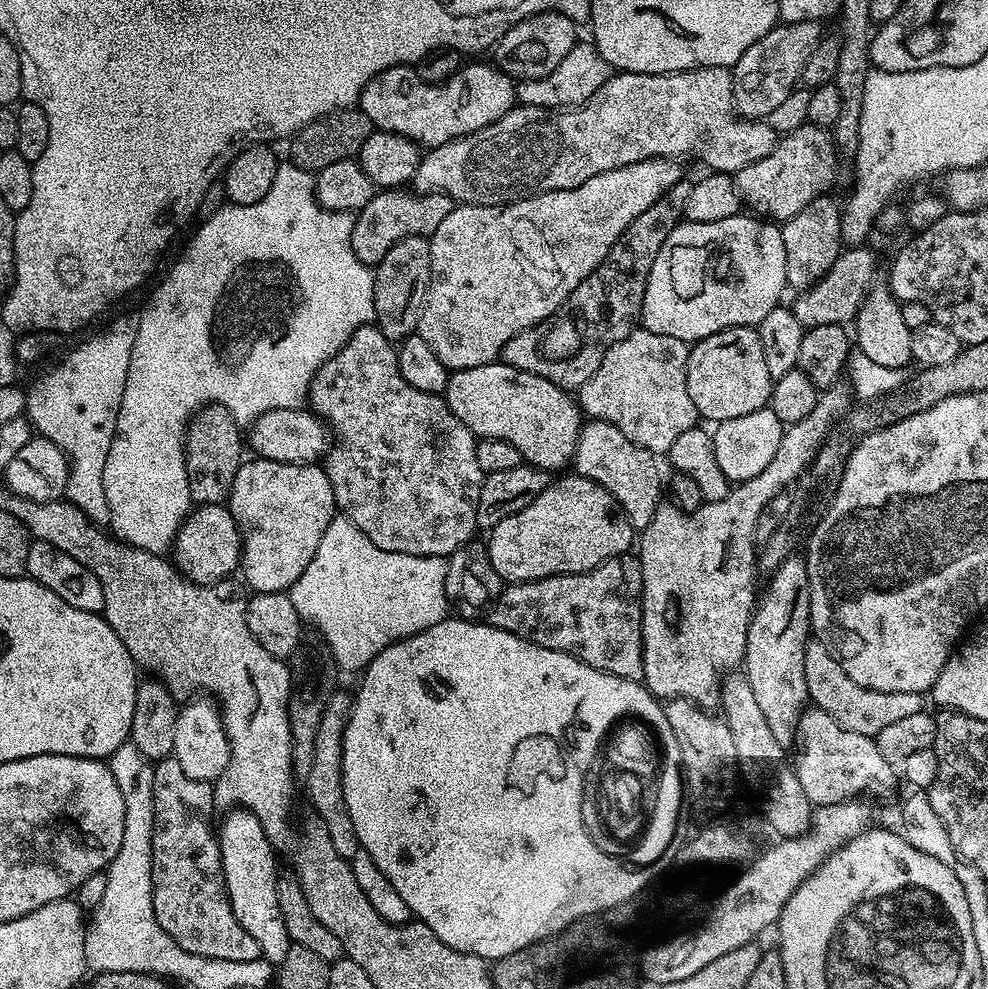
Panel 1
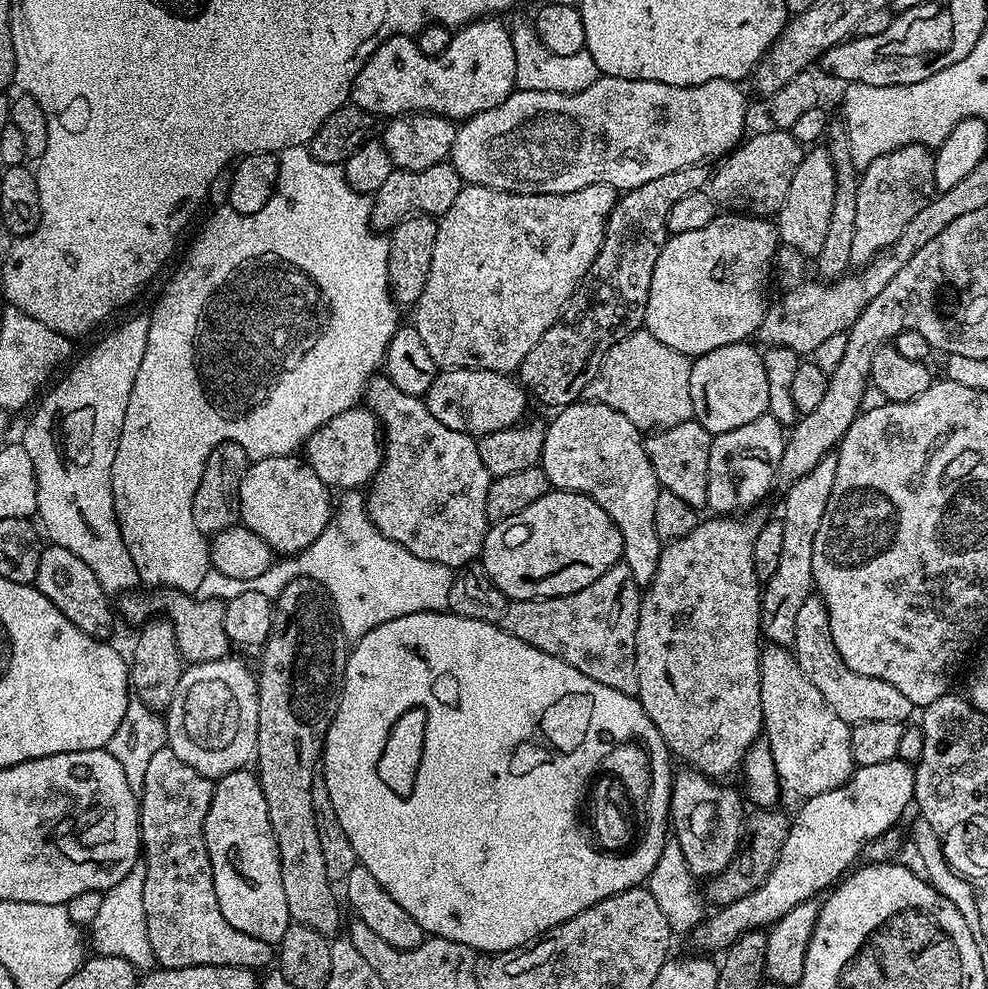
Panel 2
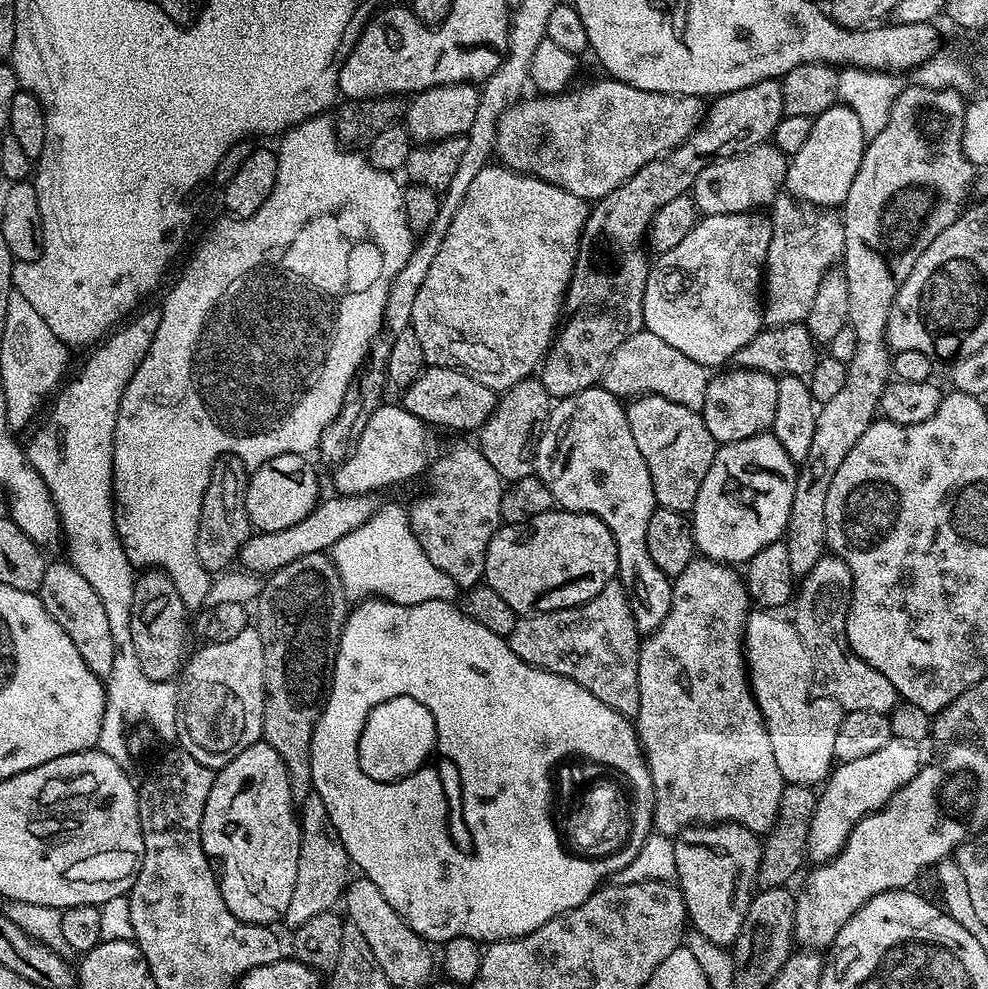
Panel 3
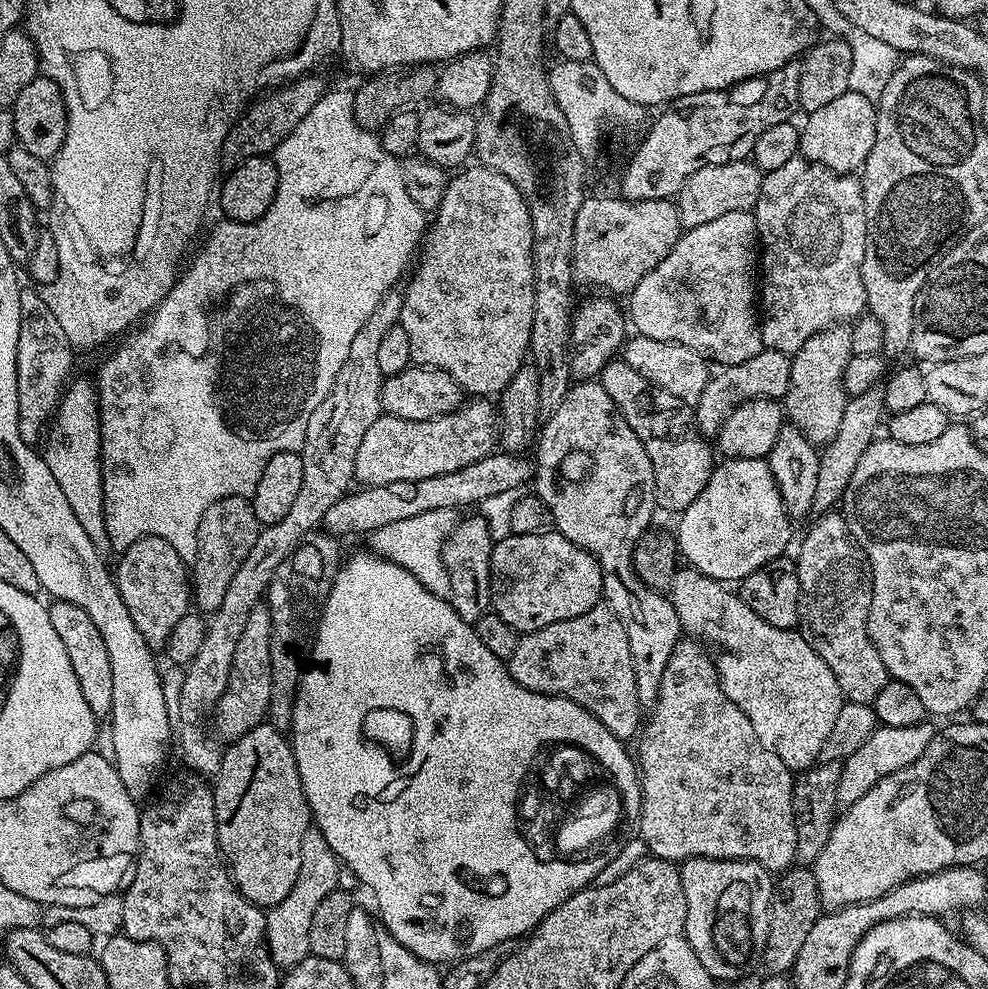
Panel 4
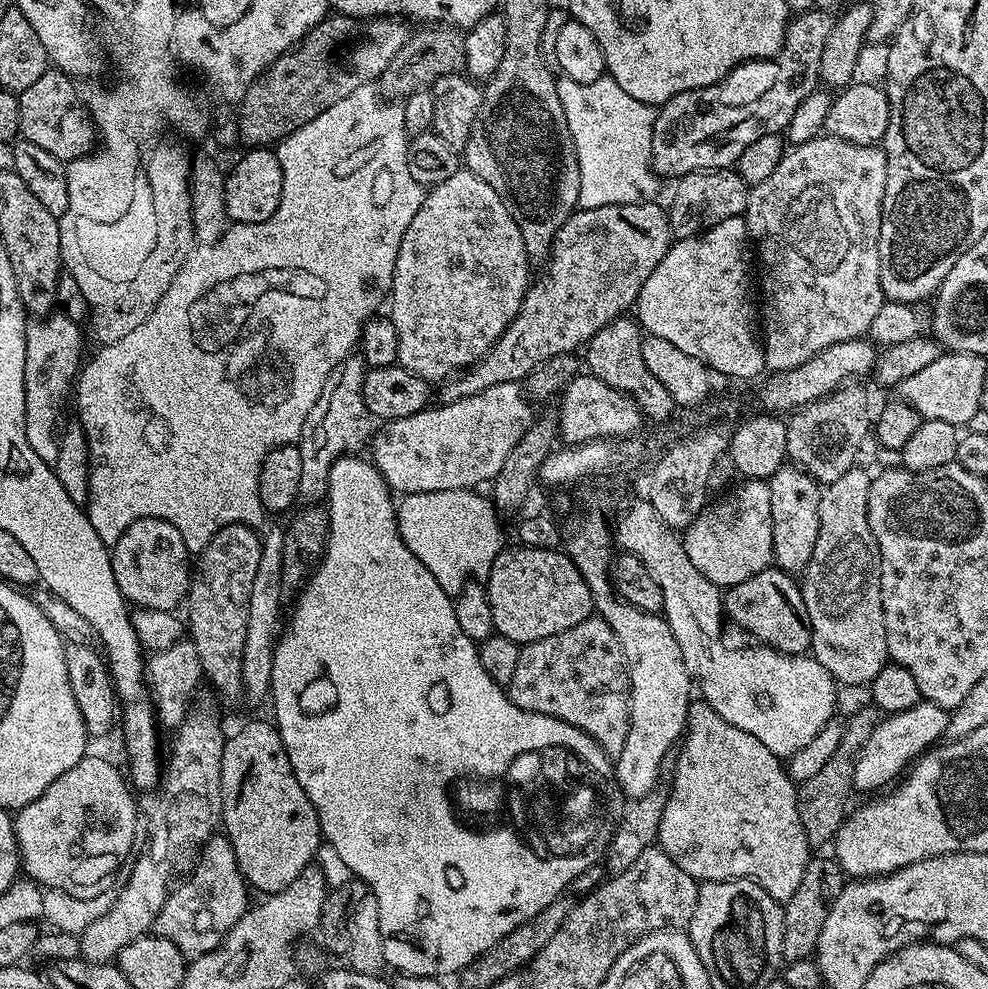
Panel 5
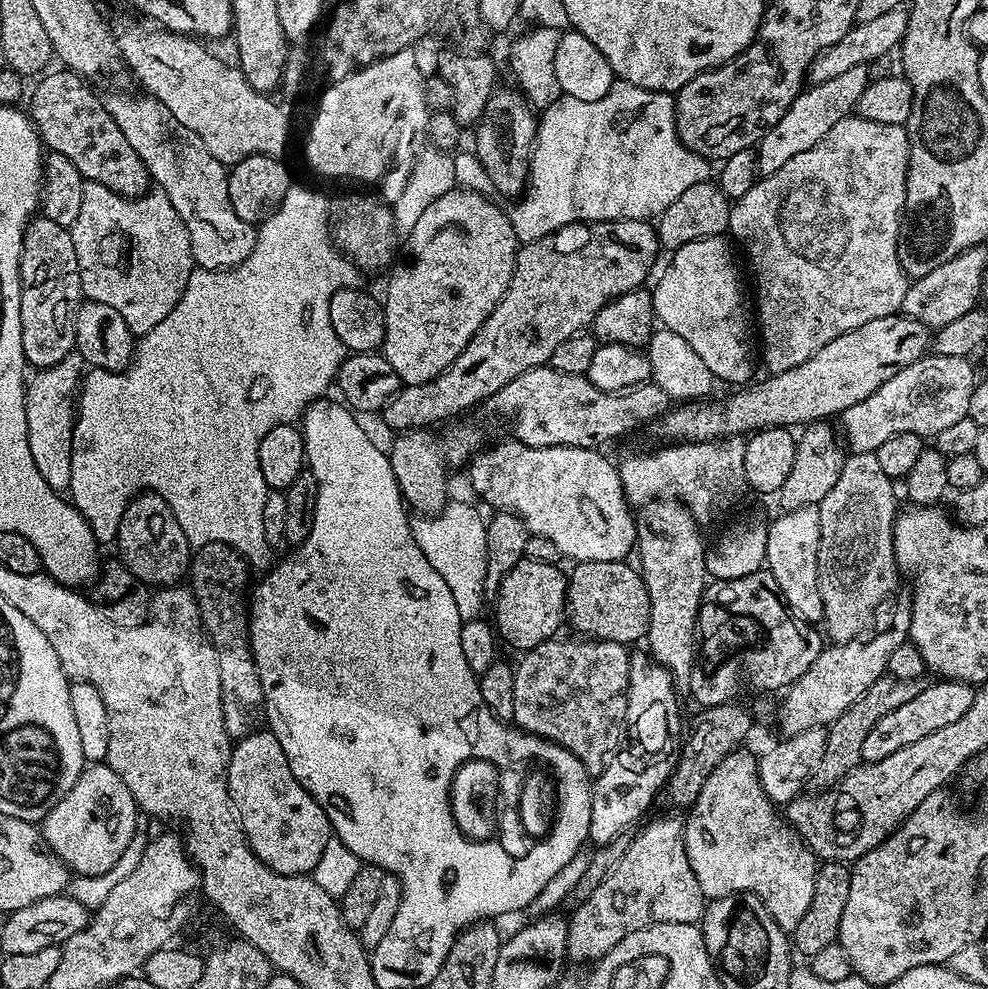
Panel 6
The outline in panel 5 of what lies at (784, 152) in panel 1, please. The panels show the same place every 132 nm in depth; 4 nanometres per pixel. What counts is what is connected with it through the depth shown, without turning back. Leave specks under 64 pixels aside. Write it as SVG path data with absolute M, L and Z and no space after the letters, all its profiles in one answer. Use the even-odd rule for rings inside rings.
M718 168L691 172L675 181L672 205L667 205L668 225L676 240L699 236L705 228L712 228L726 218L743 216L748 205L750 185L732 168Z

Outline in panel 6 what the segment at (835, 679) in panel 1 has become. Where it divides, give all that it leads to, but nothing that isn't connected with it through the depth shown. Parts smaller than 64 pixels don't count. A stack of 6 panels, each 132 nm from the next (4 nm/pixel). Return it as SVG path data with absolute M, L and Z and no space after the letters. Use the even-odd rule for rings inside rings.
M852 452L845 459L842 466L842 474L838 478L838 482L834 482L834 490L830 490L826 494L826 498L822 498L822 502L818 505L820 509L820 541L818 542L818 590L822 594L822 606L824 607L824 618L822 621L823 631L828 631L827 639L832 642L843 642L846 640L857 639L861 635L860 632L868 624L868 619L876 612L876 607L887 598L892 592L892 587L896 584L896 576L898 577L898 562L894 558L894 538L892 537L892 523L898 515L898 507L896 508L896 492L892 489L894 480L887 476L882 470L881 463L874 452Z

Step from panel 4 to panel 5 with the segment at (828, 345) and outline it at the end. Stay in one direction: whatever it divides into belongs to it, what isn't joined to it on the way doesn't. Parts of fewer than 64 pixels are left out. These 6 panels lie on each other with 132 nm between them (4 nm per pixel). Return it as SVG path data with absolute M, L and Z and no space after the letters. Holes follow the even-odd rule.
M849 382L829 392L827 396L819 396L787 417L787 459L813 476L821 486L838 482L846 470L854 467L864 439L870 436L868 396L856 384L859 383Z

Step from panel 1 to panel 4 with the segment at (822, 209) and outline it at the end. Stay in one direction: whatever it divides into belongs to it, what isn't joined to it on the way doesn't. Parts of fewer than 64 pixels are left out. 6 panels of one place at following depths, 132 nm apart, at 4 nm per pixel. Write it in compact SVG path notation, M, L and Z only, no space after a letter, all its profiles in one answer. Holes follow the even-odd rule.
M849 90L842 98L834 98L834 102L822 106L822 110L807 113L806 119L800 133L799 155L826 166L831 172L852 174L863 169L870 150L874 150L876 104L873 101Z

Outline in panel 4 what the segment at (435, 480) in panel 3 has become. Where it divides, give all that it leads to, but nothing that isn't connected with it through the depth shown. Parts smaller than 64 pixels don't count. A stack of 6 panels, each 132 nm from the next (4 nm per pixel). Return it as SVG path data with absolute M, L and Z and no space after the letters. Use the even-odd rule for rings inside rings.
M477 514L477 516L466 517L461 524L459 521L440 546L446 574L450 574L450 594L447 599L453 610L470 625L475 625L476 620L482 618L492 606L490 562L493 543L492 531L488 528L487 519Z

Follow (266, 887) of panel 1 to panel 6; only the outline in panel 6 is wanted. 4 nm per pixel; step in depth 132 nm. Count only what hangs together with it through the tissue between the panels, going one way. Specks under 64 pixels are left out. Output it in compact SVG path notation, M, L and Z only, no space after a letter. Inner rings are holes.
M261 730L235 741L228 763L228 793L236 807L244 836L262 863L270 866L270 870L287 876L306 876L314 872L326 844L334 836L332 824L322 806L318 806L298 778L294 778L294 770L290 770L290 762L286 762L286 750L282 750L282 742L278 742L271 730Z

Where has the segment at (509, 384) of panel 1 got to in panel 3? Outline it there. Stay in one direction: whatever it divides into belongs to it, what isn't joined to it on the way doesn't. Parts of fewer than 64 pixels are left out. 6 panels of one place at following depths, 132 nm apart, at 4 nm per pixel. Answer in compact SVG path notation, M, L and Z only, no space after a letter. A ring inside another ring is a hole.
M425 367L414 382L403 389L402 406L414 418L429 426L453 428L456 432L475 433L486 422L488 415L496 409L497 393L490 386L478 382L476 377L458 368Z

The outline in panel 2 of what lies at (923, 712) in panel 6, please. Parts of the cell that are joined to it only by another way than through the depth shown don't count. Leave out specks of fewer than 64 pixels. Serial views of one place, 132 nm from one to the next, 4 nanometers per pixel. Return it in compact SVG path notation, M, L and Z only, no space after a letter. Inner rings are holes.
M897 758L878 762L878 766L859 766L842 786L807 797L796 816L794 812L791 817L782 854L766 882L754 894L746 894L746 898L738 898L738 902L713 911L716 913L707 917L699 933L701 946L729 948L742 934L767 929L794 906L819 897L819 892L827 893L857 863L855 860L872 841L897 827L895 824L903 818L908 804L910 808L913 803L915 777L915 767Z

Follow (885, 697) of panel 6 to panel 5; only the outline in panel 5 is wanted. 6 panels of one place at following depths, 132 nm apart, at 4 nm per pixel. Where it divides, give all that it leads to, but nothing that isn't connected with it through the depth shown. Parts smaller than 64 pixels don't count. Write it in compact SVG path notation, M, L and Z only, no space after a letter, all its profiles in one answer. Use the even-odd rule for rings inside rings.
M867 707L858 709L849 720L846 720L842 742L838 742L834 754L830 754L826 766L822 766L822 770L818 770L818 774L813 774L811 778L799 781L796 789L798 818L802 818L802 830L806 834L809 845L831 845L836 839L836 831L844 825L846 813L849 811L848 799L854 796L852 787L854 766L858 766L858 758L862 754L870 734L874 734L874 730L880 725L882 719L879 708Z

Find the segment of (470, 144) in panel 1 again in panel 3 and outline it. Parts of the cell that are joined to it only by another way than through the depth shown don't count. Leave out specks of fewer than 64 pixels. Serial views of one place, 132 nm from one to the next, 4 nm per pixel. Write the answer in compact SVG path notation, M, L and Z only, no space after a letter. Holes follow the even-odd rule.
M603 79L581 92L536 94L533 100L524 98L513 104L500 115L496 127L495 159L505 168L536 176L539 180L557 184L578 198L595 202L625 184L642 170L642 166L673 152L704 119L706 104L701 97L638 90L638 86L630 86L621 80Z

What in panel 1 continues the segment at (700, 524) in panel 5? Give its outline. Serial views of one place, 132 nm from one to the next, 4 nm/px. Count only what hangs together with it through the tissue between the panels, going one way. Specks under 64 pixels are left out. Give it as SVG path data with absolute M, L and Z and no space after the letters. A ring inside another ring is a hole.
M771 406L759 408L754 414L742 414L742 418L719 421L712 432L714 458L722 466L722 474L730 482L754 480L765 475L773 467L777 456L781 455L780 443L784 440L786 425L774 414Z

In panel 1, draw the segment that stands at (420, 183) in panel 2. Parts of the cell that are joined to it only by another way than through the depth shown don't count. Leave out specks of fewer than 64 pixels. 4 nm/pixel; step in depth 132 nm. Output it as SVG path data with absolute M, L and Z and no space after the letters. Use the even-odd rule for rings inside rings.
M380 190L366 202L361 212L355 213L352 221L352 245L354 254L362 263L375 266L382 258L386 258L386 250L402 238L411 236L431 237L434 230L450 214L454 202L444 192L425 192L407 196L404 190Z

